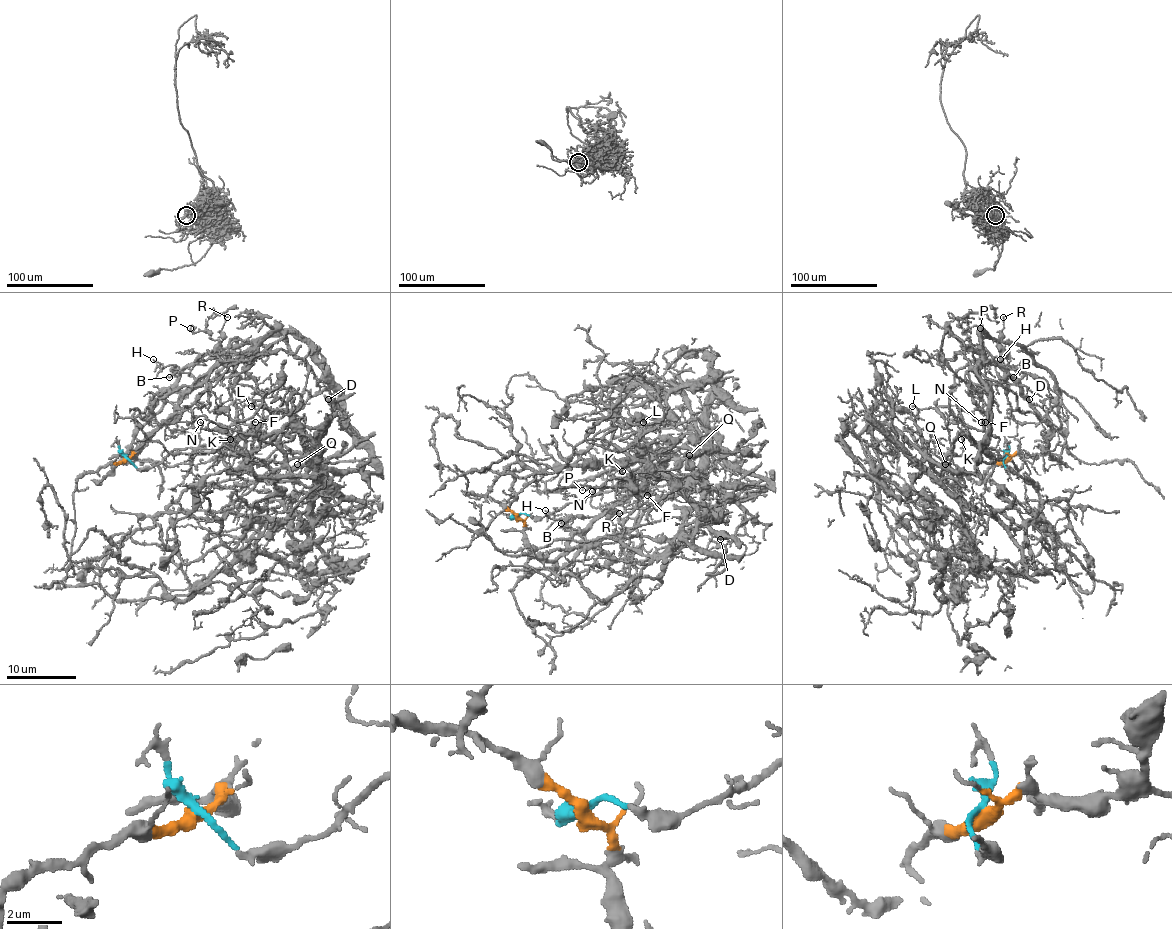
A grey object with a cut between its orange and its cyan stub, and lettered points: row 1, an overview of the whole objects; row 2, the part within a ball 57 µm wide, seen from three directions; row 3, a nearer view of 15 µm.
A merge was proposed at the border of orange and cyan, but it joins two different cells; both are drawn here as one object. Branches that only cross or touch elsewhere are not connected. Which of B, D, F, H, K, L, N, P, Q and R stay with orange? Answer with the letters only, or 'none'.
B, D, H, P, R

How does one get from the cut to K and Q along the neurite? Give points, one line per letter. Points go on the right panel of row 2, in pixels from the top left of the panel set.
K: (1005, 457), (1003, 464), (1006, 469), (992, 448), (980, 448), (959, 434), (950, 453), (961, 453), (961, 439)
Q: (1005, 457), (1003, 464), (1006, 469), (992, 448), (980, 448), (959, 434), (943, 457), (940, 474), (945, 464)

